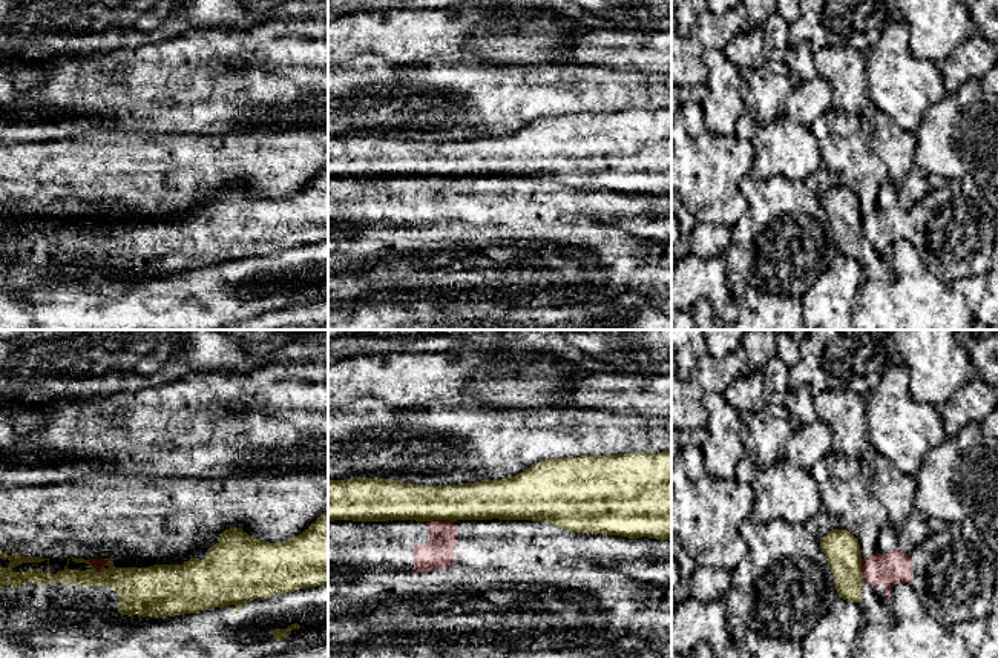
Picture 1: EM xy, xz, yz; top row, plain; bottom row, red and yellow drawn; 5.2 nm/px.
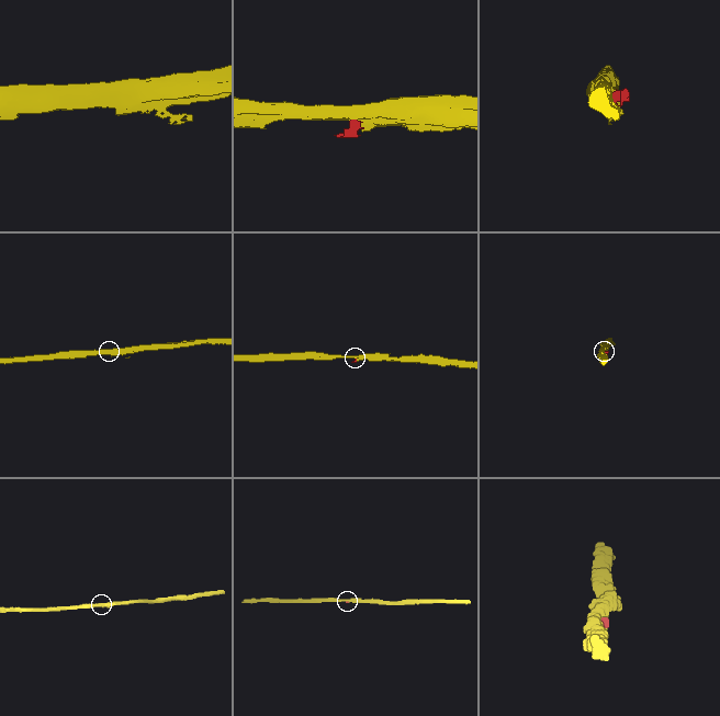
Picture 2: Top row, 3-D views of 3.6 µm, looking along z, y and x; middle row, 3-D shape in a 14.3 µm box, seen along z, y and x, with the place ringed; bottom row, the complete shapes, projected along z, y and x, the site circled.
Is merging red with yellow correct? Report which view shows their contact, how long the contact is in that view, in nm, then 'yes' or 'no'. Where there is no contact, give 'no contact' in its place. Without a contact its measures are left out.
xy | 110 nm | no

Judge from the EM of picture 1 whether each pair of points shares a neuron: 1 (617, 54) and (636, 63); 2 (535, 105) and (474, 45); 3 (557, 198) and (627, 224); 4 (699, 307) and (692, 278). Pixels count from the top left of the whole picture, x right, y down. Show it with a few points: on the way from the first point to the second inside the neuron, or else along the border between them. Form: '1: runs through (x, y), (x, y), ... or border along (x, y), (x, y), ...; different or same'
1: runs through (621, 54), (627, 54), (632, 59); same
2: border along (459, 55), (479, 57), (492, 63), (529, 66); different
3: border along (641, 213), (590, 218); different
4: border along (715, 307), (699, 298), (689, 310); different

